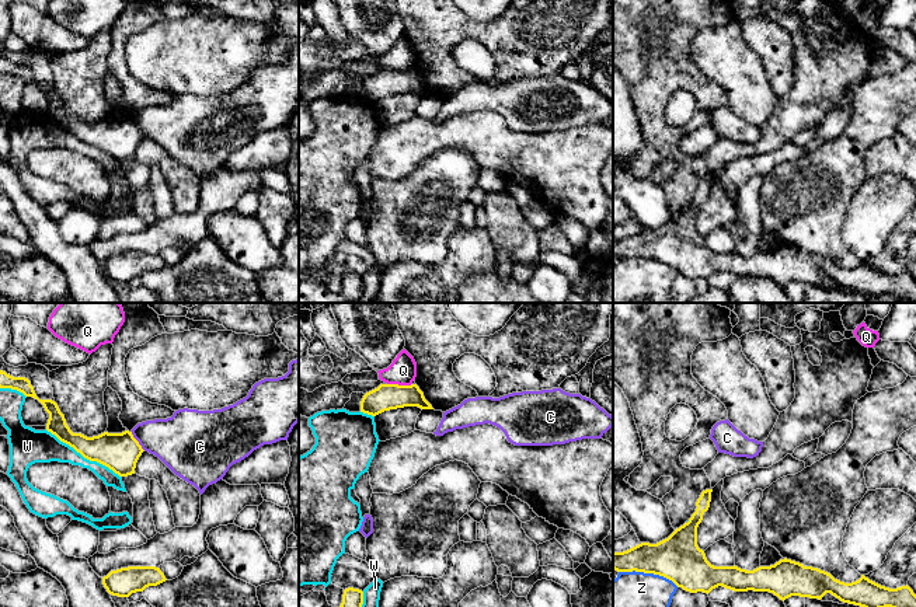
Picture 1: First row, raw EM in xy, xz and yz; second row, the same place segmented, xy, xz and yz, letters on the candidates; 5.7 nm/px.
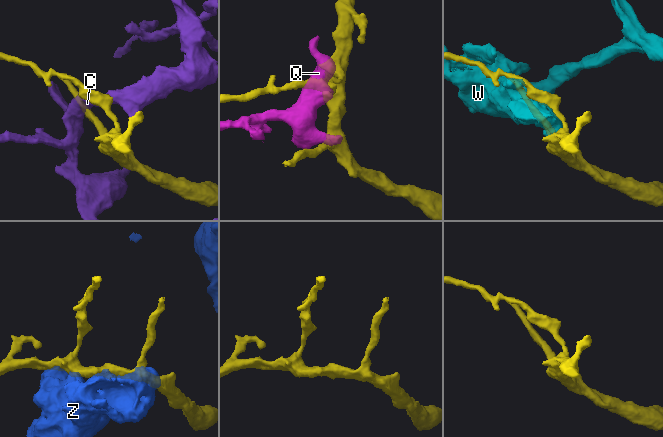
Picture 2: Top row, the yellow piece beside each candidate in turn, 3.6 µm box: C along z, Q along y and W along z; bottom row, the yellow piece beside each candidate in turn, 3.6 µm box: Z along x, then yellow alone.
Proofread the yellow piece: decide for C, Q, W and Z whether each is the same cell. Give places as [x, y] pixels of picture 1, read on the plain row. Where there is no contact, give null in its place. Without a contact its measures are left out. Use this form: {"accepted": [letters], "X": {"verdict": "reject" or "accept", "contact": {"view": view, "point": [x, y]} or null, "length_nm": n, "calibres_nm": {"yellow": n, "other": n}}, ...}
{"accepted": [], "C": {"verdict": "reject", "contact": {"view": "xy", "point": [138, 128]}, "length_nm": 140, "calibres_nm": {"yellow": 220, "other": 320}}, "Q": {"verdict": "reject", "contact": {"view": "xz", "point": [400, 72]}, "length_nm": 140, "calibres_nm": {"yellow": 150, "other": 160}}, "W": {"verdict": "reject", "contact": {"view": "xy", "point": [83, 142]}, "length_nm": 500, "calibres_nm": {"yellow": 220, "other": 190}}, "Z": {"verdict": "reject", "contact": {"view": "yz", "point": [648, 258]}, "length_nm": 360, "calibres_nm": {"yellow": 260, "other": 280}}}

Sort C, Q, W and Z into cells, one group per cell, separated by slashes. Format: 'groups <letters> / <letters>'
groups C / Q / W / Z

